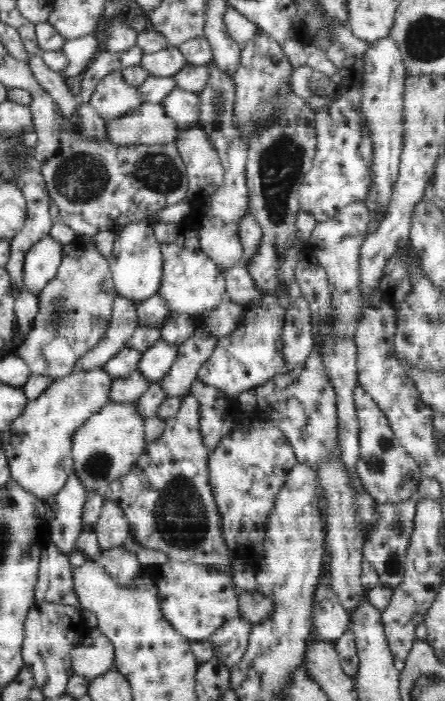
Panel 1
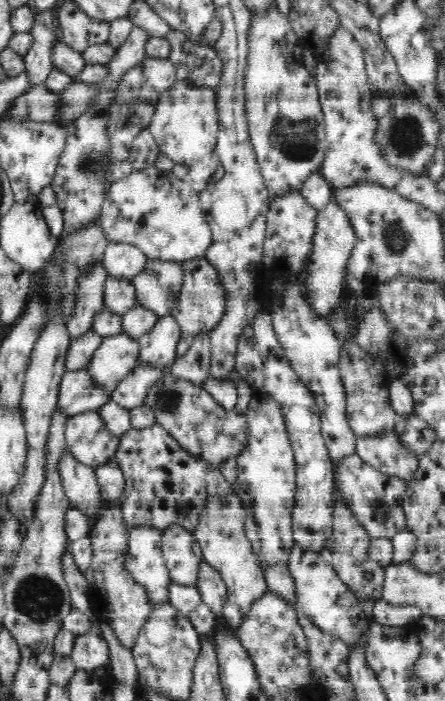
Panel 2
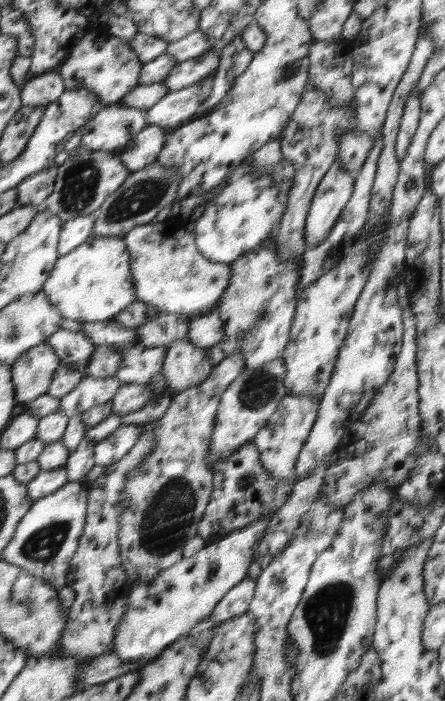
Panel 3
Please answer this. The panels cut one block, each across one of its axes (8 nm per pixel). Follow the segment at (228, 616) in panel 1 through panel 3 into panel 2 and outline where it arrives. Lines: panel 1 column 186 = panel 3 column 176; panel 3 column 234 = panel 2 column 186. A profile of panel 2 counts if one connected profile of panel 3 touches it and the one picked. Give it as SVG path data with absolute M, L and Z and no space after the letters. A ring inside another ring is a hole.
M178 525L167 526L161 533L161 549L171 581L197 588L204 558L195 536Z

